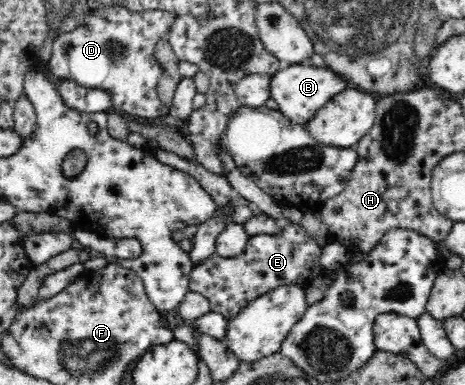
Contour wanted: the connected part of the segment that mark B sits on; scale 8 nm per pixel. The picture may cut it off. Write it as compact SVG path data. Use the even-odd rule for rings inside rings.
M303 63L286 64L271 76L271 98L278 103L279 110L288 120L305 126L323 105L348 88L346 81L349 83L348 77L329 67L306 66Z

